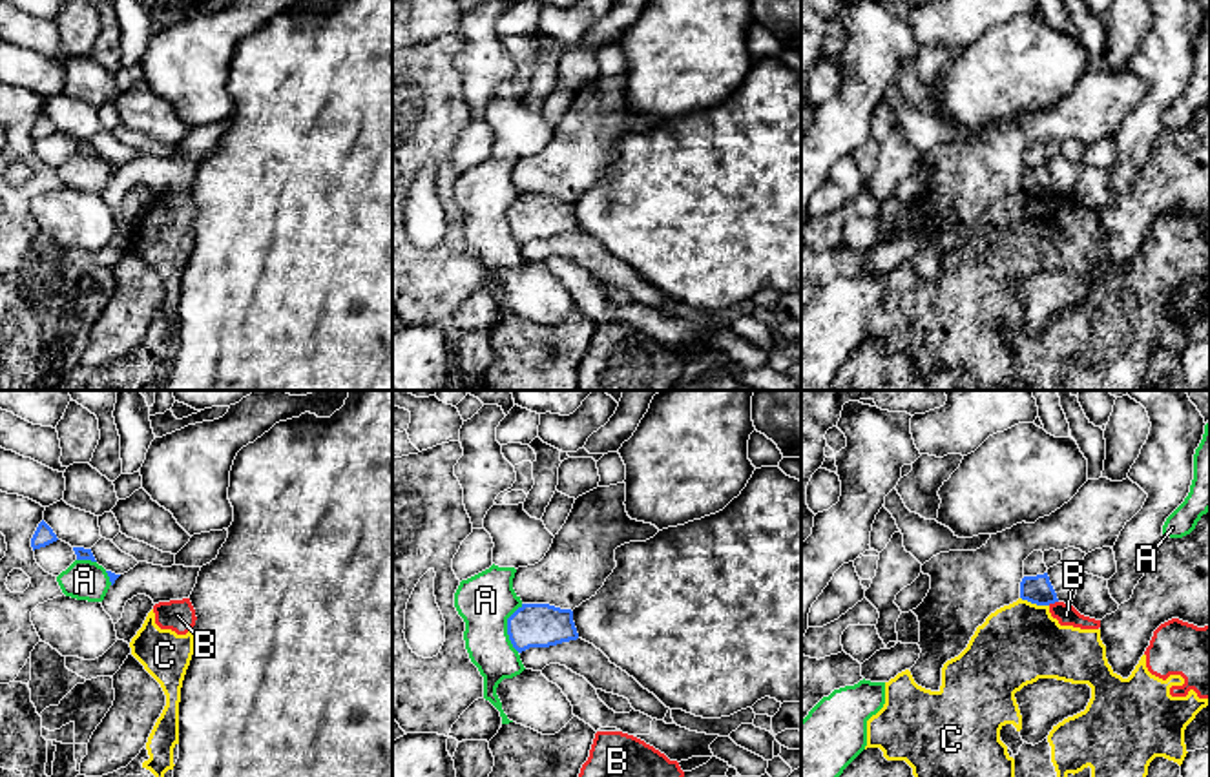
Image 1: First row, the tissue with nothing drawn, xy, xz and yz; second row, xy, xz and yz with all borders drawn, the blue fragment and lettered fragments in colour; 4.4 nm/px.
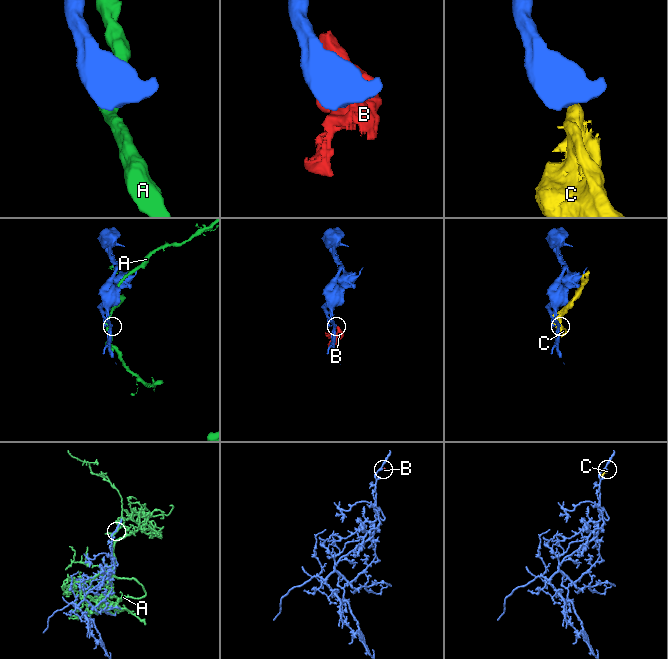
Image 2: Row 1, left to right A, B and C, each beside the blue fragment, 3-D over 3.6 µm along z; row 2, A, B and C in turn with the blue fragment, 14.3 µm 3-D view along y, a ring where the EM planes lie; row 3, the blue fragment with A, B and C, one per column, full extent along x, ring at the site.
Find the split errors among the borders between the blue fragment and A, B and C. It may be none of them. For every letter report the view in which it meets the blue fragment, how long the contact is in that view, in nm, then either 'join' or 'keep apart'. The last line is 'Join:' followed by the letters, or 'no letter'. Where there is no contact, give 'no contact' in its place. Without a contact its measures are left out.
A: xz | 220 nm | keep apart
B: yz | 50 nm | keep apart
C: yz | 130 nm | keep apart
Join: no letter

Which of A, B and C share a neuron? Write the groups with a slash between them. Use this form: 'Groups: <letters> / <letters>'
Groups: A / B C

